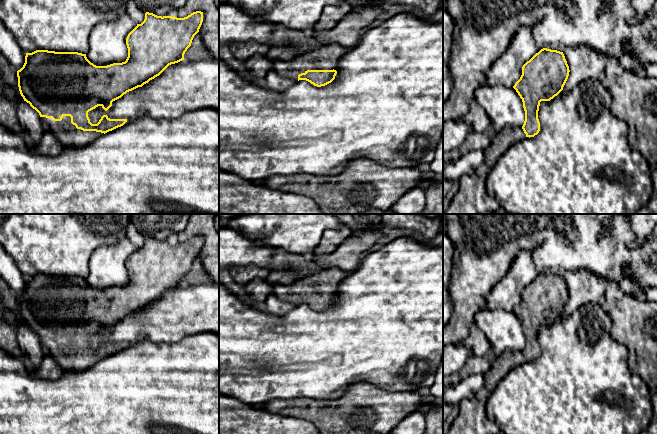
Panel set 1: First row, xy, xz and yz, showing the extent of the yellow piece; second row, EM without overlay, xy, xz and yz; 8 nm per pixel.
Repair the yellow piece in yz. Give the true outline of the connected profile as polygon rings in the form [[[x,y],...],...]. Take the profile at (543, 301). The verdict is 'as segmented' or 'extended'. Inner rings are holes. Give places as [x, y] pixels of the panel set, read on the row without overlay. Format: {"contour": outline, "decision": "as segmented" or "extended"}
{"contour": [[[547,272],[541,273],[522,291],[522,299],[513,312],[523,326],[525,345],[522,351],[506,350],[496,357],[490,369],[485,372],[483,386],[473,399],[463,399],[459,403],[459,413],[446,434],[498,434],[499,427],[486,414],[486,404],[499,382],[514,368],[526,361],[534,361],[540,355],[538,335],[541,325],[550,325],[562,314],[569,300],[569,290],[563,276]]], "decision": "extended"}

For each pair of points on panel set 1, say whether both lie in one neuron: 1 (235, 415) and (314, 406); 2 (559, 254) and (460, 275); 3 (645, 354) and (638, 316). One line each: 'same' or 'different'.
1: different
2: same
3: same

